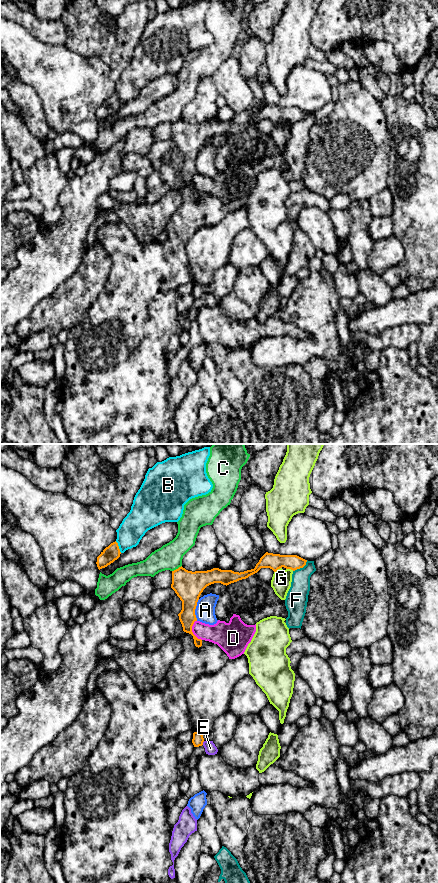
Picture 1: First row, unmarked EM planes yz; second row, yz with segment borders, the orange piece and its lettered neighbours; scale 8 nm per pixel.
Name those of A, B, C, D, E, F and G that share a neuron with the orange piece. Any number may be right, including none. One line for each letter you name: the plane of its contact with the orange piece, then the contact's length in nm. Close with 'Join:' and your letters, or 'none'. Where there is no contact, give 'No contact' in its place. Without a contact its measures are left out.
Join: none

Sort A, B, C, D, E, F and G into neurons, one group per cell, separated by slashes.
A / B / C / D / E / F / G

